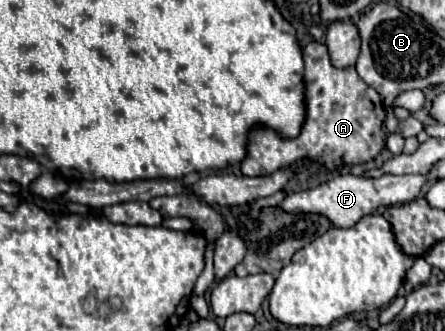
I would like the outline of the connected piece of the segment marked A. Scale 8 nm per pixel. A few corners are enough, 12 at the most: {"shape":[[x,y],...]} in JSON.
{"shape":[[324,44],[304,58],[296,138],[248,132],[244,176],[300,158],[330,170],[384,150],[380,96]]}

